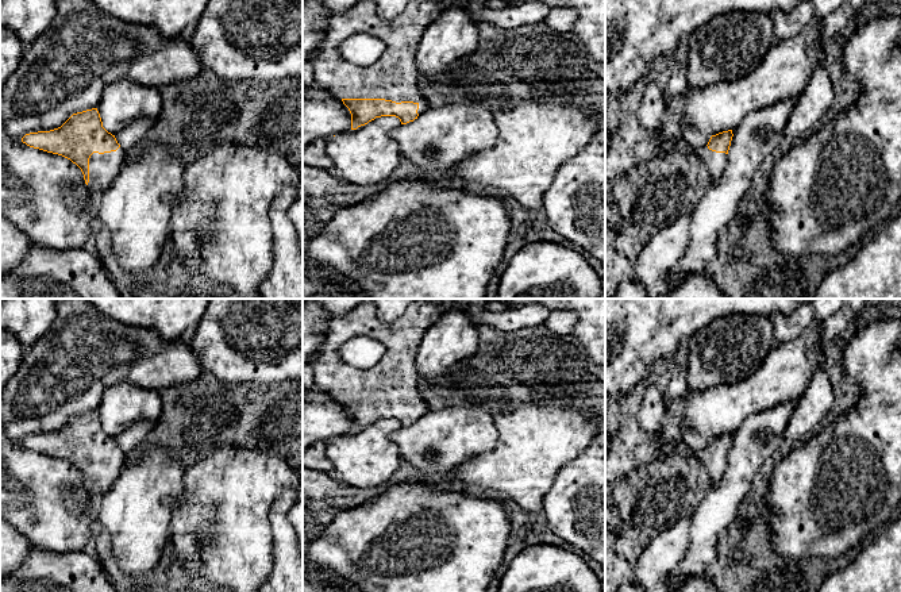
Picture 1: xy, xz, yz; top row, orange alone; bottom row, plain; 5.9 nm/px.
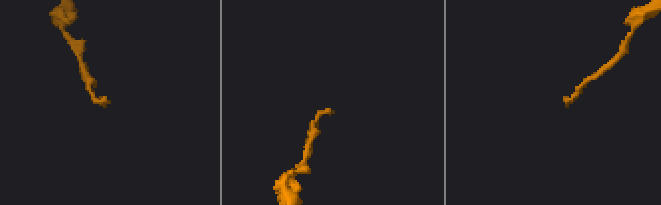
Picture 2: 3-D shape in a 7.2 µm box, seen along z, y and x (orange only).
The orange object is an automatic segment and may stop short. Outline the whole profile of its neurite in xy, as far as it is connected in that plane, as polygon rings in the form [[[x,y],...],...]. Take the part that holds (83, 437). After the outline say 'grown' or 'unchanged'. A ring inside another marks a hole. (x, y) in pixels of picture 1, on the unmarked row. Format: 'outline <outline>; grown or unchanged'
outline [[[97,411],[73,416],[58,431],[26,437],[22,445],[76,466],[95,500],[112,487],[126,458],[115,438],[103,430]]]; grown

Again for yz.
outline [[[732,433],[719,435],[711,439],[706,449],[700,451],[694,451],[688,445],[681,443],[675,449],[674,455],[693,455],[698,458],[708,469],[711,483],[719,484],[727,465],[732,439]]]; grown

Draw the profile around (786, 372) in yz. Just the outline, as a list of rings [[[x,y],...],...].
[[[816,319],[797,339],[775,343],[752,376],[731,385],[716,385],[704,392],[688,389],[682,397],[669,399],[662,428],[655,434],[665,457],[674,455],[675,449],[685,443],[681,434],[682,426],[689,426],[705,437],[716,438],[736,431],[754,414],[790,400],[797,401],[809,385],[815,370],[820,368],[824,343],[823,320]]]

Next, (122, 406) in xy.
[[[134,384],[108,388],[99,404],[103,430],[112,438],[138,422],[155,422],[163,410],[161,393]]]

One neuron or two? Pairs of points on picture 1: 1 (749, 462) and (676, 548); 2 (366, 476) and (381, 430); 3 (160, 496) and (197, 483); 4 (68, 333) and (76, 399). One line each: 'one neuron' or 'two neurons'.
1: two neurons
2: one neuron
3: two neurons
4: one neuron

